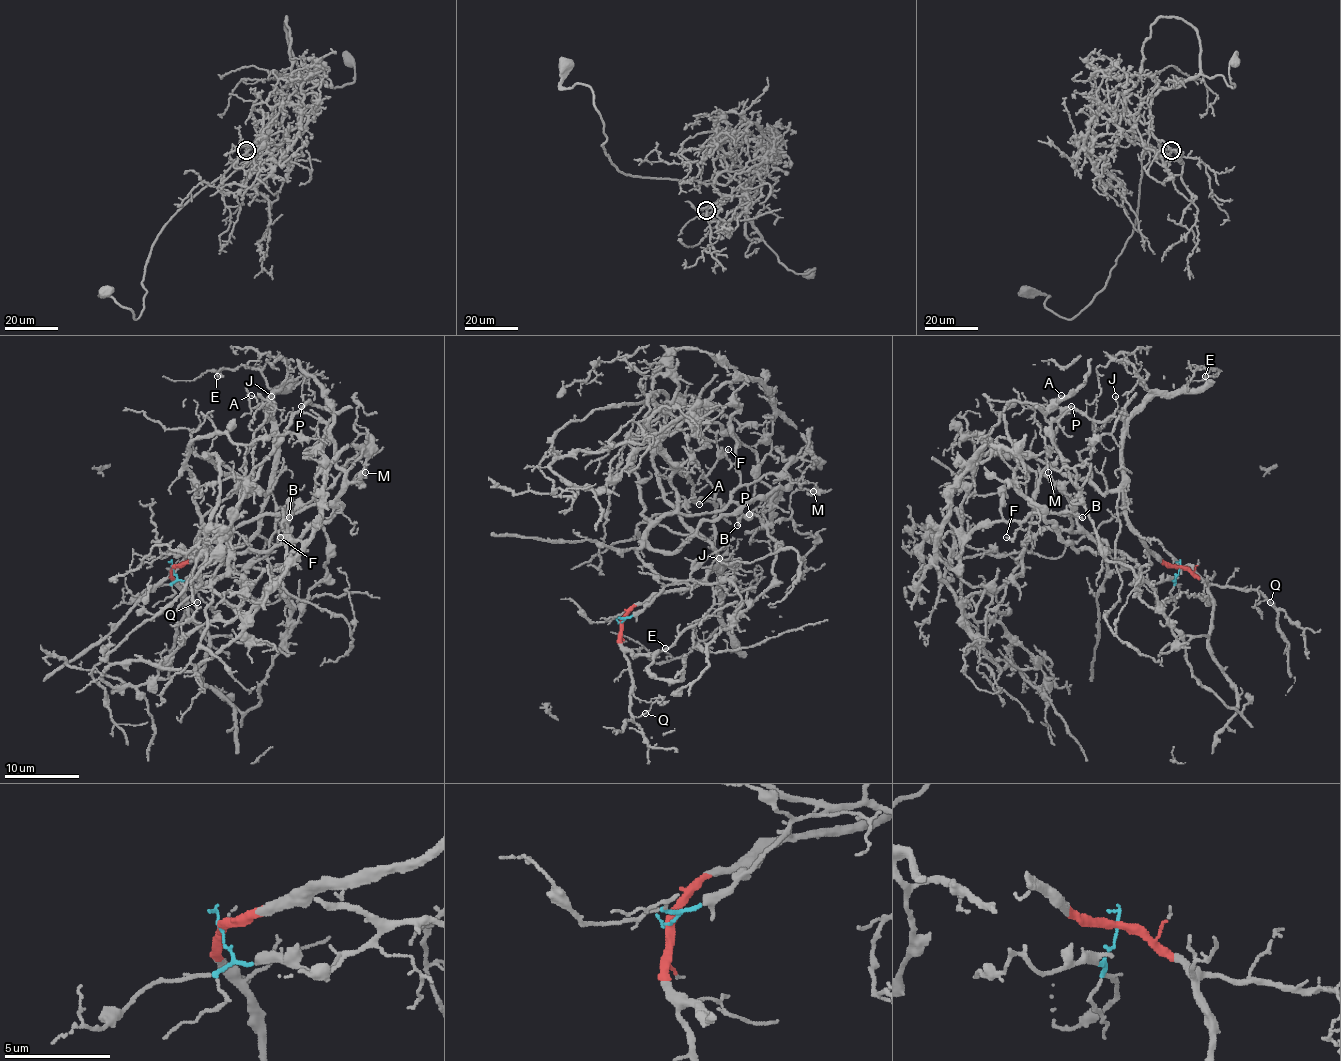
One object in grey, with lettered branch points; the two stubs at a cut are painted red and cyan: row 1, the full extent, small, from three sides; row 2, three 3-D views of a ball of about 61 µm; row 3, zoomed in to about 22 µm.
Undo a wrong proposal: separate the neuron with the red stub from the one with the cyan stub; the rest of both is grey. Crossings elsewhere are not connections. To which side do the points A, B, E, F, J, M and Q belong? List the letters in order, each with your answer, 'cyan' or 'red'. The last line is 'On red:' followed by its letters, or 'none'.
A: red
B: cyan
E: red
F: cyan
J: red
M: cyan
Q: red
On red: A, E, J, Q

